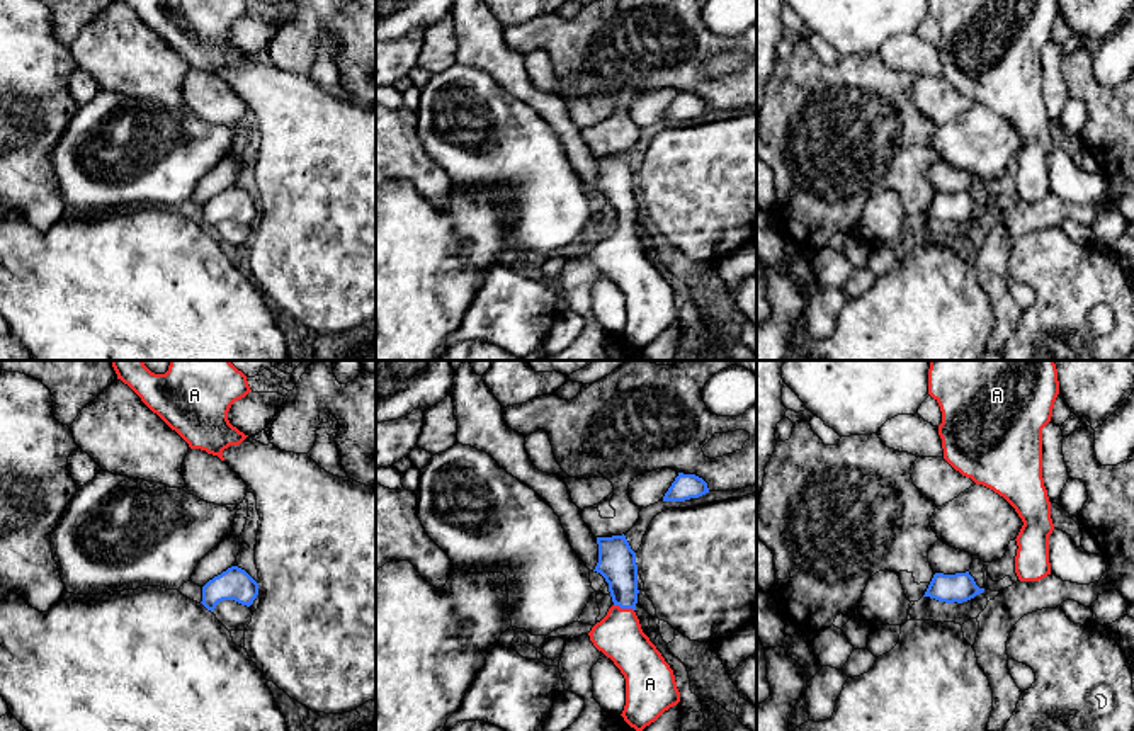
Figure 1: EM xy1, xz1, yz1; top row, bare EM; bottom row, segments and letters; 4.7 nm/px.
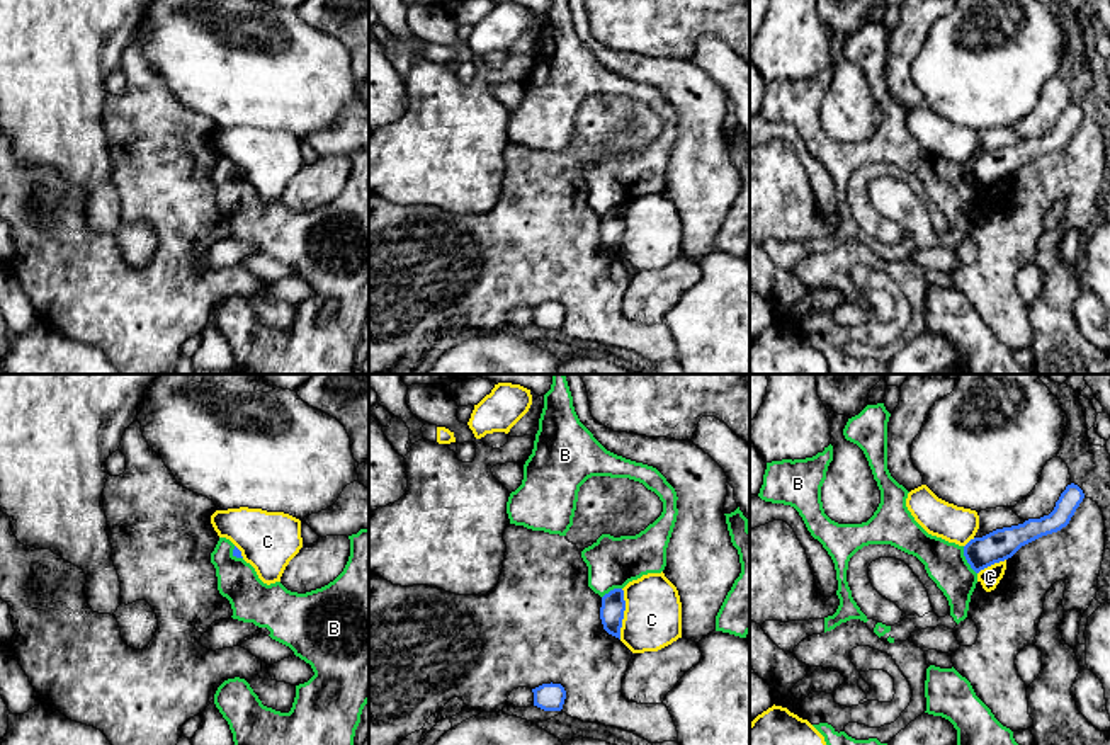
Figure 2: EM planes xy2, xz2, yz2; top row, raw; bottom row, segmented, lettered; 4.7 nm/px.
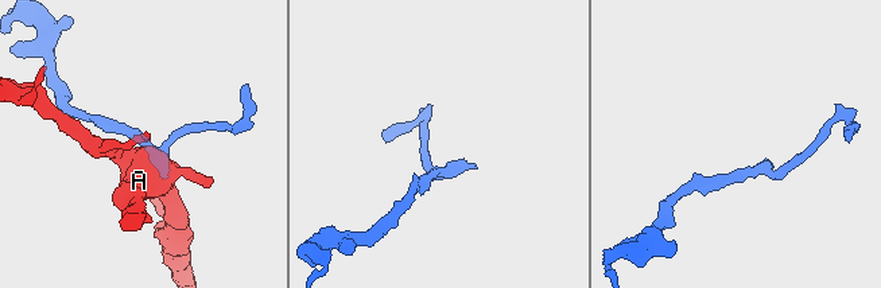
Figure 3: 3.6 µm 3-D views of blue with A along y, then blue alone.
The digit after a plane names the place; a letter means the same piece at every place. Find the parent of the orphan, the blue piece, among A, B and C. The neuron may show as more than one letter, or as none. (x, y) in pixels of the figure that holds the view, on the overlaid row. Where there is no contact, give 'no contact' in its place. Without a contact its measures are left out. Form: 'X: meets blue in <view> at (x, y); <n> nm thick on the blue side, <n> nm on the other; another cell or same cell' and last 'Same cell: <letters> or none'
A: meets blue in xz1 at (624, 607); 180 nm thick on the blue side, 220 nm on the other; same cell
B: meets blue in yz2 at (966, 558); 150 nm thick on the blue side, 190 nm on the other; another cell
C: meets blue in xz2 at (622, 614); 110 nm thick on the blue side, 280 nm on the other; another cell
Same cell: A

